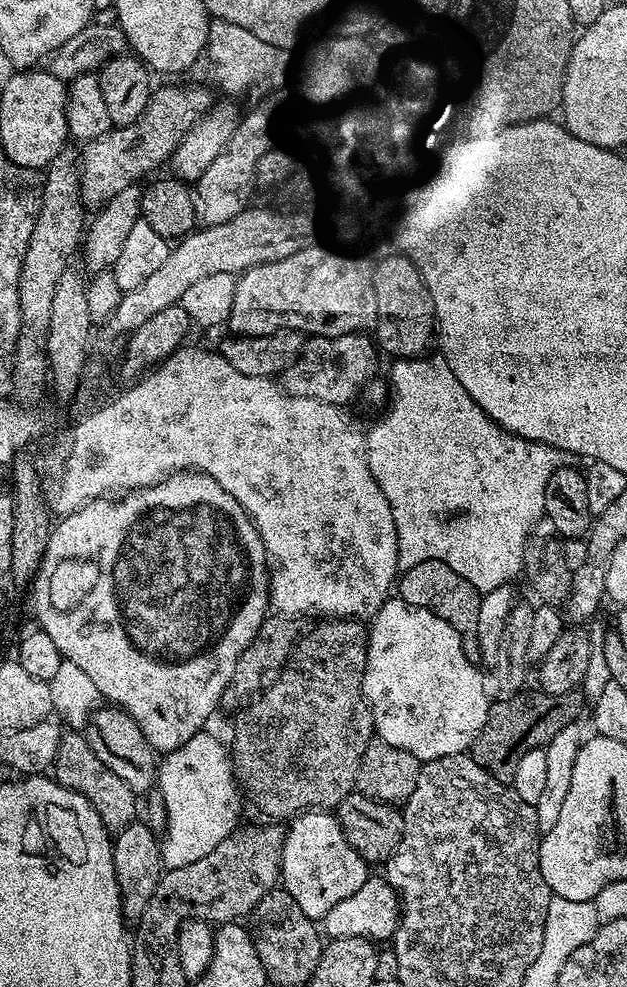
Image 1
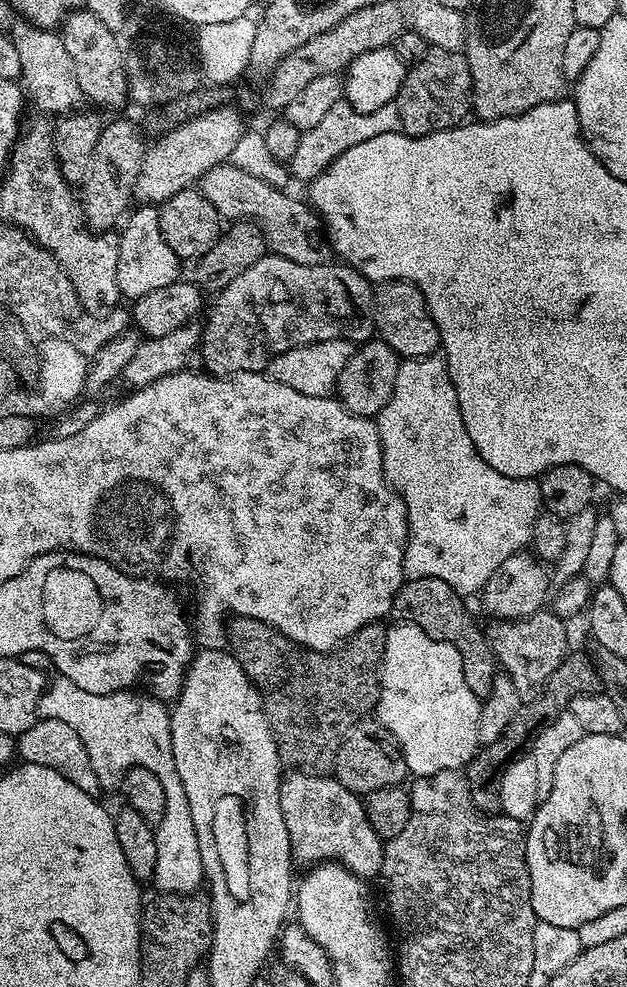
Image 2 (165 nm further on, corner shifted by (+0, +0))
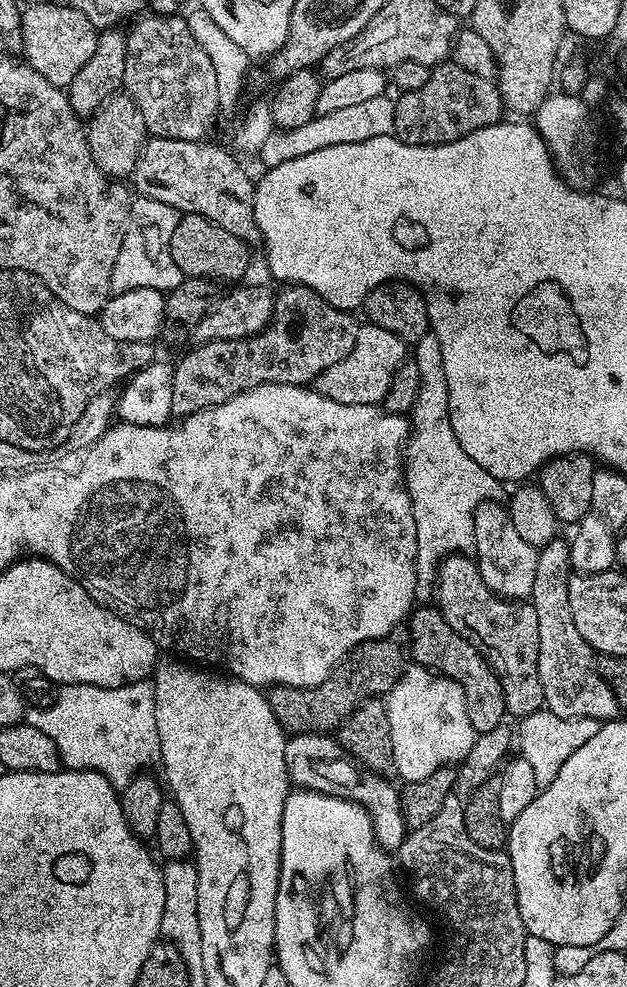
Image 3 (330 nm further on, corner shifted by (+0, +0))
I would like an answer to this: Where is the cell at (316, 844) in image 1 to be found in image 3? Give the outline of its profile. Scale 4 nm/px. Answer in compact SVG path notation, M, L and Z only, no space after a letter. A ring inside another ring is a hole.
M302 732L293 735L286 746L286 770L288 779L297 789L324 792L340 800L352 800L370 814L377 844L392 854L402 846L410 829L404 822L404 808L400 805L398 788L388 781L387 775L371 772L345 755L339 739L318 732Z

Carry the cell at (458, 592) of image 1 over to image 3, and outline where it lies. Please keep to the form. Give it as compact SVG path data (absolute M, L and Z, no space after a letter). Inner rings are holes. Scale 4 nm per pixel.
M413 607L406 621L411 659L423 668L431 668L439 675L449 676L458 682L458 686L462 686L462 694L466 698L466 714L470 714L470 726L474 726L478 734L494 730L494 726L505 723L506 702L502 694L502 682L491 664L462 632L454 630L454 626L446 622L439 608L420 607Z

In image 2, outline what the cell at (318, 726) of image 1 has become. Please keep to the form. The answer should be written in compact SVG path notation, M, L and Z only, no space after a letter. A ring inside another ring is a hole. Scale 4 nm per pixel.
M233 615L231 619L232 621L228 624L228 640L232 643L232 645L230 645L230 651L233 656L238 658L242 670L246 670L246 674L252 680L252 684L260 692L260 701L264 704L264 716L268 720L272 737L276 739L276 749L280 752L281 761L283 761L285 765L292 764L288 766L302 772L310 772L313 774L327 773L329 769L335 765L336 755L348 731L350 731L358 721L365 719L376 707L376 699L380 696L380 663L384 657L388 628L380 622L367 624L359 628L359 630L357 630L349 640L344 641L339 648L334 648L330 652L315 652L309 648L304 648L301 644L295 644L289 636L283 636L281 632L274 630L269 624L262 623L261 620L254 620L237 615Z

